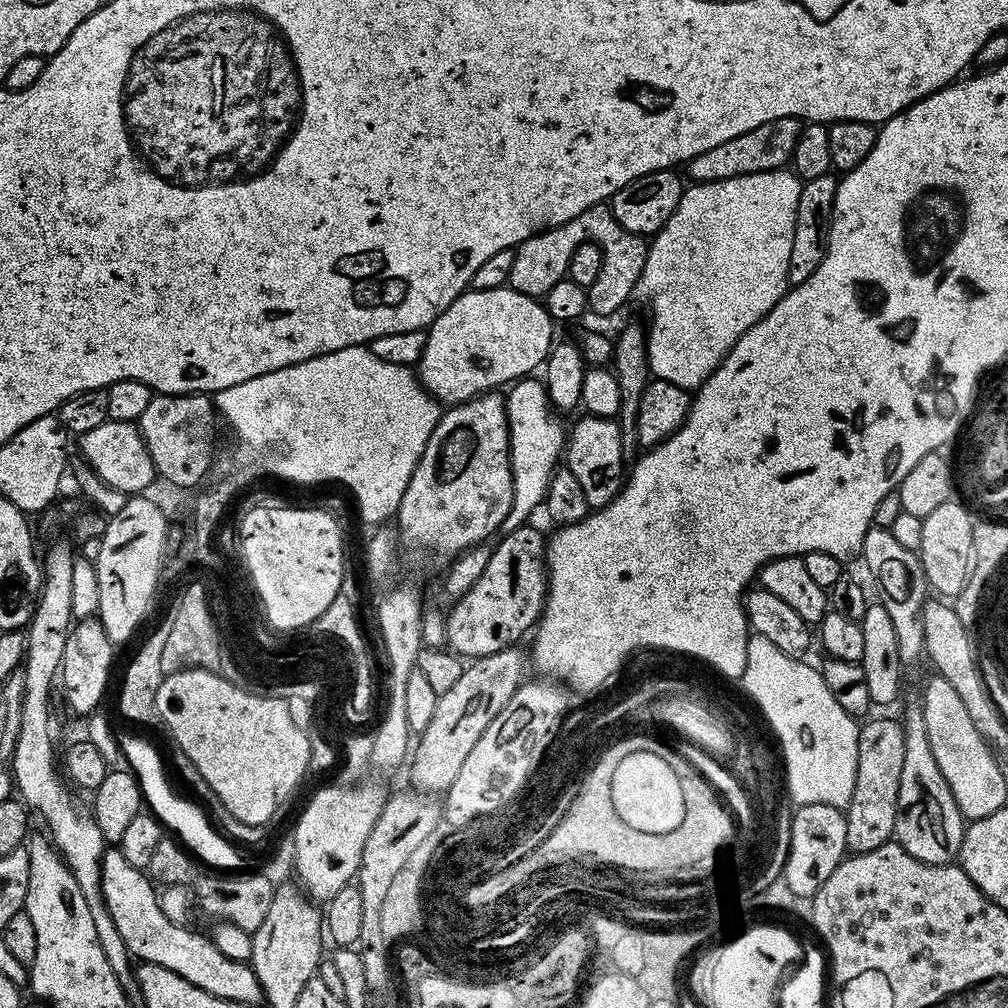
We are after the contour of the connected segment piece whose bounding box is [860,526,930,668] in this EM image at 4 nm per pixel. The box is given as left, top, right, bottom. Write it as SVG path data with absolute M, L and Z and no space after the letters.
M869 527L861 539L861 557L880 586L883 594L880 603L886 606L886 612L893 619L894 630L898 637L898 654L901 667L914 665L925 655L923 618L924 601L929 599L930 589L924 567L916 552L906 550L894 538L889 529Z

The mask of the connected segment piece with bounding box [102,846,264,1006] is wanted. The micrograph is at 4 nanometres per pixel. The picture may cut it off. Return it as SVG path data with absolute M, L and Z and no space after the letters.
M112 846L105 851L102 894L106 898L106 910L110 910L110 918L114 918L114 926L118 926L118 934L122 934L122 942L126 942L126 950L131 956L146 964L166 966L166 970L186 978L186 982L206 990L206 994L233 1000L242 1006L261 1003L264 991L251 963L226 958L226 954L222 954L222 950L218 950L205 933L203 936L200 932L191 932L175 924L156 901L155 890L153 881L141 869L130 866L130 862L122 858L119 847Z

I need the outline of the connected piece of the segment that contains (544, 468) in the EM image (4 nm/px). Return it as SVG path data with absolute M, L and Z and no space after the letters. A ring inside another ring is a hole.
M521 378L515 381L506 392L508 451L516 454L520 448L520 440L529 440L532 443L532 448L528 448L524 452L524 472L526 475L532 476L533 482L536 483L533 488L528 488L524 492L523 474L520 473L520 470L513 471L514 498L512 499L512 509L504 520L504 528L508 530L521 527L527 521L524 519L536 507L539 509L543 505L552 474L561 463L562 453L566 448L566 428L565 425L560 425L561 417L554 414L549 405L548 390L539 379L532 379L536 378Z

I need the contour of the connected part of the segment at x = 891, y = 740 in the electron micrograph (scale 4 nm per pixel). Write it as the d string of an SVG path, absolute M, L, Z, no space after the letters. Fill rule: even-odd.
M876 716L860 724L858 734L858 774L854 774L854 794L844 812L848 852L869 852L889 843L896 830L898 786L905 783L908 745L899 719Z

